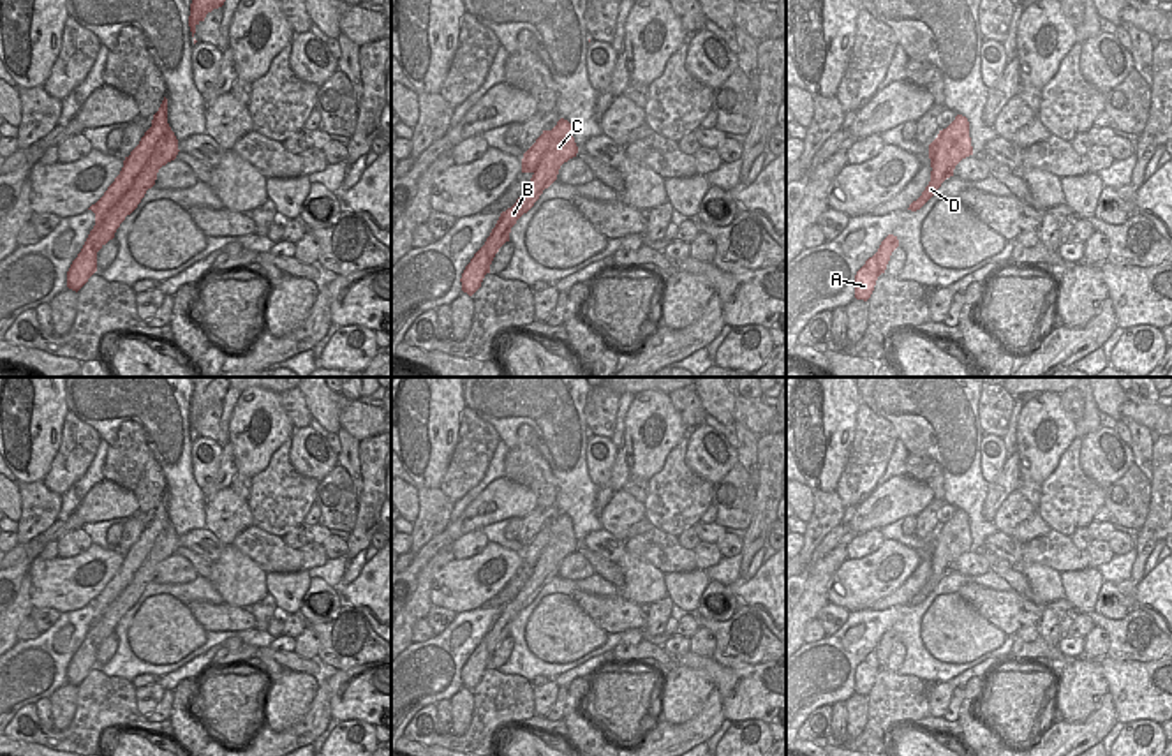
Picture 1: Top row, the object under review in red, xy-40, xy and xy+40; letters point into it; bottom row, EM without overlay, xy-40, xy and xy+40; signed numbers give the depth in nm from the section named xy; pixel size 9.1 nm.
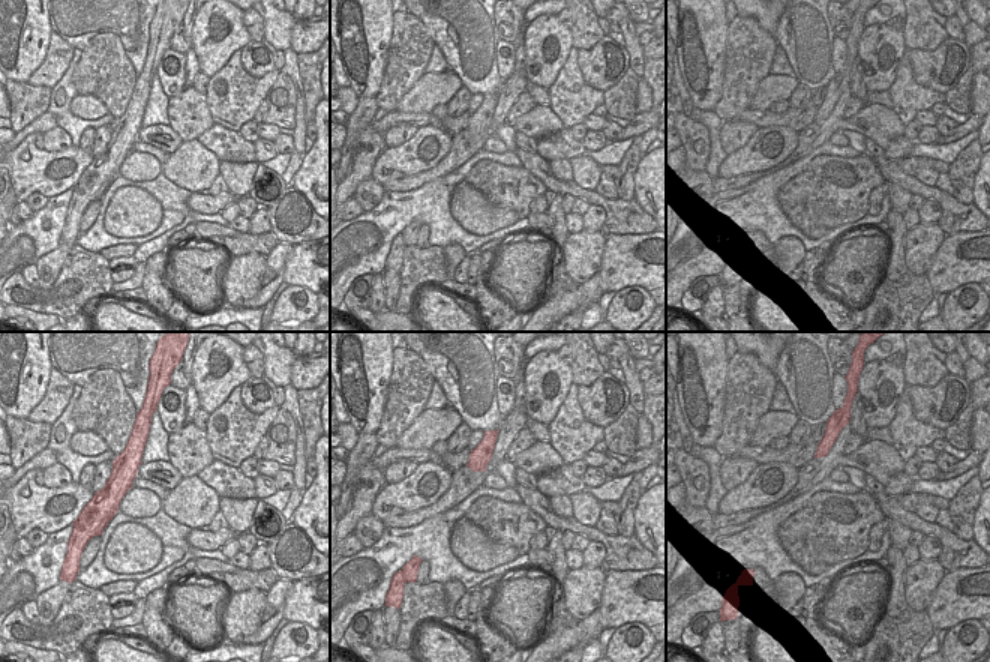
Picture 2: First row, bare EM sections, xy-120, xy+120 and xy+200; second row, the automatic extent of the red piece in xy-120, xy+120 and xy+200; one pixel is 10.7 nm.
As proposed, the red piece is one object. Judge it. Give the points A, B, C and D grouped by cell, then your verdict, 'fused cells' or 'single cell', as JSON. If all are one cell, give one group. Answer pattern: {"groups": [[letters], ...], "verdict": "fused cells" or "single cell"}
{"groups": [["A"], ["B", "C", "D"]], "verdict": "fused cells"}

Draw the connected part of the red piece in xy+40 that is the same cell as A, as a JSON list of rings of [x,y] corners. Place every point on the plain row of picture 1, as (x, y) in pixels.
[[[876,649],[865,656],[865,659],[855,670],[855,693],[867,696],[874,686],[876,675],[881,664],[876,656]]]

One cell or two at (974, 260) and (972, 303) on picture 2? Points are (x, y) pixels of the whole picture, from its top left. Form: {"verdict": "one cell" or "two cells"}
{"verdict": "two cells"}

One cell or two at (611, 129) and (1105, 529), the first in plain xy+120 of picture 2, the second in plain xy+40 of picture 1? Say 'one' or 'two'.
two

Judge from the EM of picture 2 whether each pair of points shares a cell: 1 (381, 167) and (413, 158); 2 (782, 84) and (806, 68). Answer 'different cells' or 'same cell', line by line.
1: same cell
2: different cells

